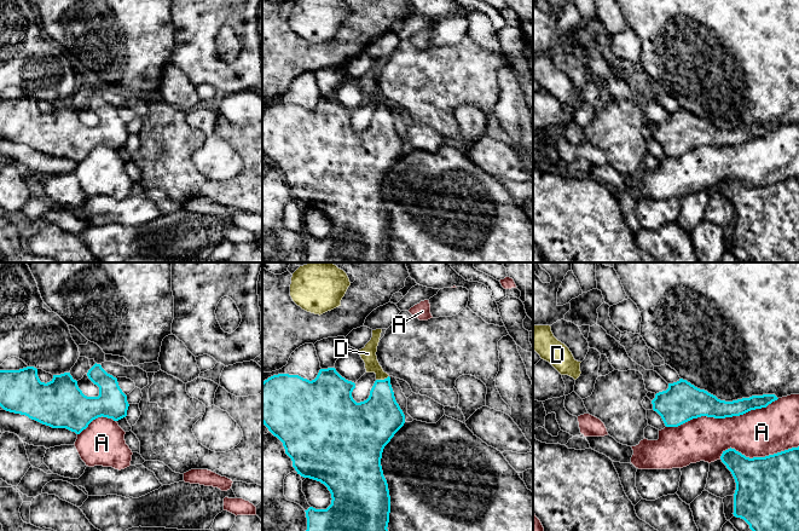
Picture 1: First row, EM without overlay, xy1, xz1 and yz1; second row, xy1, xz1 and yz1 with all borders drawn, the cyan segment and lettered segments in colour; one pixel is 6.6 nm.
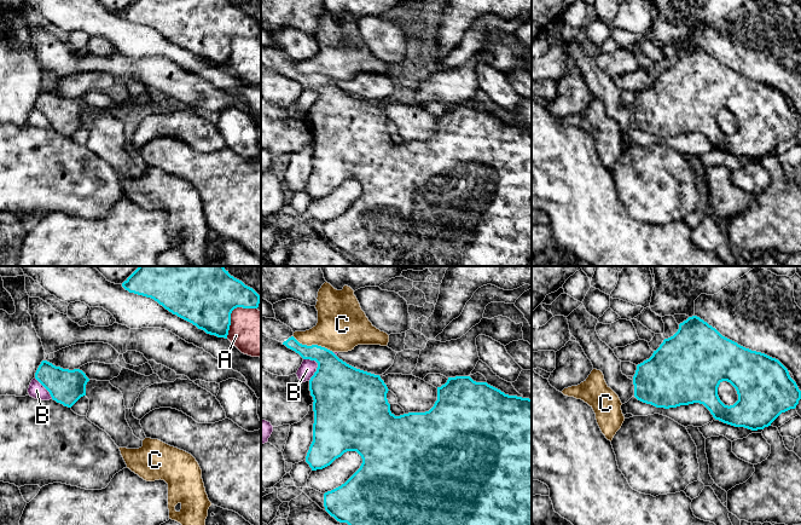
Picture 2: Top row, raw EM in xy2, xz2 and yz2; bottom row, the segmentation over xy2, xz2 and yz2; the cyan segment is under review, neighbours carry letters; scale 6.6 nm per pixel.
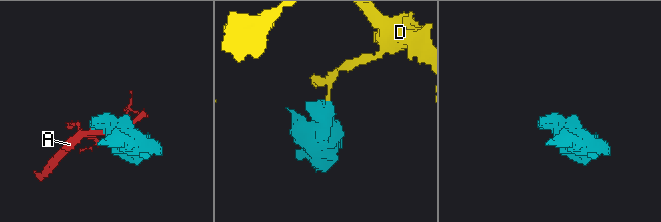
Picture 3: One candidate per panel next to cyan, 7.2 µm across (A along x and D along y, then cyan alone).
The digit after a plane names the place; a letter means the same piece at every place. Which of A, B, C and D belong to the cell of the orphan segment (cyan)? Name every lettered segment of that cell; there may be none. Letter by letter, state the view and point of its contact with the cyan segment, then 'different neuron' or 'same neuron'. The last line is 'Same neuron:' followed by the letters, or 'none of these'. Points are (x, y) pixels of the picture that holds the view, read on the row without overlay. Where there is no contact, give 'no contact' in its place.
A: meets cyan in yz1 at (722, 146); different neuron
B: meets cyan in xz2 at (318, 94); different neuron
C: meets cyan in xz2 at (313, 74); different neuron
D: meets cyan in xz1 at (382, 109); same neuron
Same neuron: D

